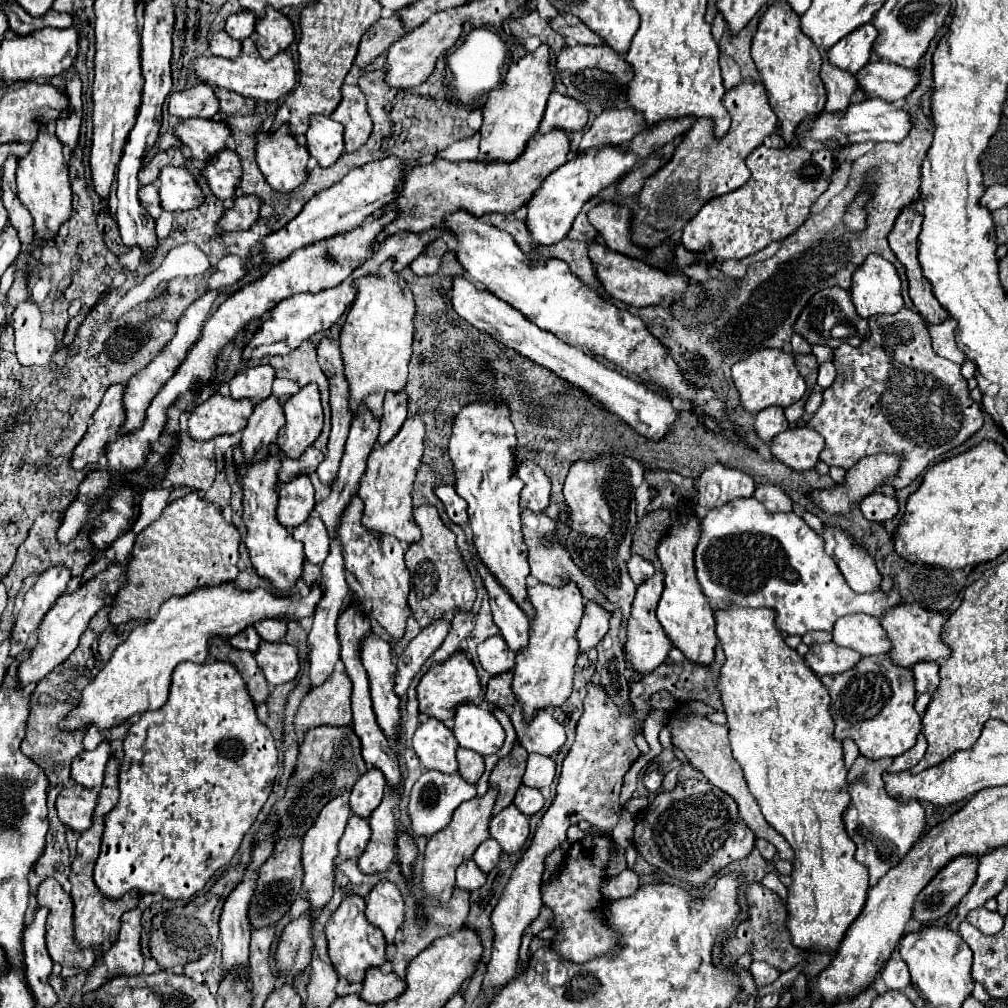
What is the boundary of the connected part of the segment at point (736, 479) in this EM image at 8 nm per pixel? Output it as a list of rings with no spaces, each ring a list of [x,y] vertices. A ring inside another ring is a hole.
[[[711,466],[699,478],[697,502],[707,510],[721,508],[735,498],[749,498],[753,490],[755,482],[749,474],[727,466]]]

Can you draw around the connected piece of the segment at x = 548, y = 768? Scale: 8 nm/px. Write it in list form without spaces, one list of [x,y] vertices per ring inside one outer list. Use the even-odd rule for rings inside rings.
[[[529,754],[527,770],[523,776],[525,786],[547,790],[553,776],[555,776],[555,760],[553,758],[545,758],[543,754]]]

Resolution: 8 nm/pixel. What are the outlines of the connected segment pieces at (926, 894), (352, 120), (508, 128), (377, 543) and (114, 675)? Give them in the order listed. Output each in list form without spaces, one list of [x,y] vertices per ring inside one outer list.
[[[961,854],[953,858],[919,894],[913,918],[927,924],[947,916],[977,880],[979,856]]]
[[[343,84],[341,94],[341,104],[331,114],[331,118],[345,126],[345,150],[355,152],[367,142],[373,130],[373,122],[369,118],[367,102],[359,86]]]
[[[541,44],[535,52],[529,52],[517,62],[513,62],[507,70],[503,84],[497,90],[491,90],[489,100],[483,106],[479,160],[513,162],[525,150],[529,138],[533,138],[533,134],[537,132],[545,114],[549,92],[553,92],[553,88],[555,76],[551,70],[547,44]]]
[[[353,494],[353,502],[349,502],[345,514],[341,516],[341,522],[337,524],[337,540],[343,548],[345,568],[347,572],[353,572],[363,586],[363,600],[371,604],[373,618],[391,634],[393,642],[397,642],[405,632],[403,612],[407,608],[409,596],[409,570],[405,566],[405,548],[401,542],[397,542],[397,538],[389,534],[373,534],[371,530],[365,530],[365,526],[361,524],[361,516],[363,502],[359,494]]]
[[[217,584],[217,586],[203,586],[201,590],[193,590],[189,592],[185,598],[169,598],[163,606],[161,612],[149,620],[147,624],[141,624],[137,628],[133,628],[133,632],[129,634],[129,638],[113,652],[111,660],[107,662],[107,666],[97,674],[97,678],[83,690],[83,698],[79,702],[79,706],[69,714],[69,718],[61,724],[61,728],[67,730],[79,730],[83,726],[95,724],[97,728],[111,728],[121,724],[123,720],[127,720],[129,716],[137,714],[137,712],[147,712],[157,710],[163,706],[163,702],[167,700],[169,694],[169,686],[171,686],[171,674],[175,670],[175,666],[179,662],[191,660],[191,662],[205,662],[209,658],[209,640],[219,636],[223,640],[233,638],[235,634],[243,632],[247,626],[253,626],[259,620],[265,618],[275,618],[275,620],[301,620],[301,618],[309,618],[315,614],[317,602],[323,598],[323,586],[321,584],[313,584],[309,596],[275,596],[265,588],[255,588],[255,590],[239,590],[231,584]]]

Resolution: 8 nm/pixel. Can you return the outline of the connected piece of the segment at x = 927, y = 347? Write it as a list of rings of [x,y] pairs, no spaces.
[[[901,308],[897,314],[879,314],[877,318],[869,318],[869,326],[871,336],[861,346],[839,346],[835,350],[833,364],[837,368],[837,378],[823,392],[823,404],[807,426],[825,438],[825,450],[819,458],[829,466],[843,466],[849,470],[863,456],[903,452],[907,456],[907,466],[901,466],[897,478],[889,484],[905,488],[931,460],[967,442],[983,426],[983,410],[981,404],[971,400],[961,366],[933,354],[929,330],[919,312]]]

